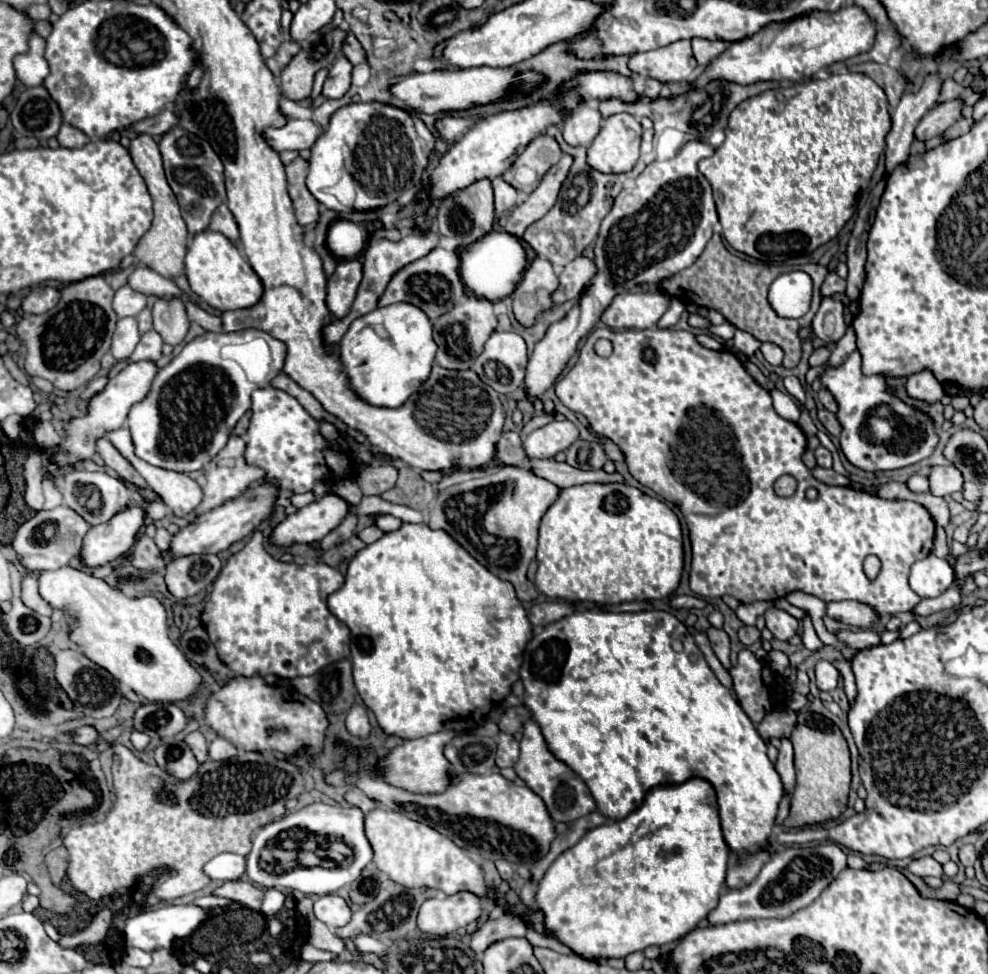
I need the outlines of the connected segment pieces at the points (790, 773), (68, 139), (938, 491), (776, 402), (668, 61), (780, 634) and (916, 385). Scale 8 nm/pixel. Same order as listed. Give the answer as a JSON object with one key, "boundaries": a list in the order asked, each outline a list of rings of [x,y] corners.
{"boundaries":[[[[787,738],[781,740],[781,748],[779,748],[779,758],[775,764],[777,774],[781,776],[785,794],[791,794],[795,788],[795,770],[793,770],[793,746]]],[[[63,124],[63,130],[59,130],[57,140],[63,148],[83,148],[89,144],[89,136],[85,136],[81,130],[73,128],[71,124]]],[[[953,464],[949,466],[931,466],[929,472],[929,492],[933,496],[949,496],[963,488],[963,476],[955,470]]],[[[773,388],[771,398],[773,398],[773,408],[779,416],[783,416],[785,420],[799,420],[799,408],[789,394],[783,394],[777,388]]],[[[677,40],[663,48],[629,56],[629,70],[633,74],[659,78],[661,82],[677,82],[683,78],[691,78],[697,70],[697,62],[691,54],[691,42]]],[[[769,608],[767,610],[767,626],[777,640],[789,640],[791,636],[795,636],[799,622],[783,610]]],[[[921,370],[911,374],[907,378],[907,392],[909,396],[925,402],[939,402],[945,396],[943,384],[933,376],[931,370]]]]}

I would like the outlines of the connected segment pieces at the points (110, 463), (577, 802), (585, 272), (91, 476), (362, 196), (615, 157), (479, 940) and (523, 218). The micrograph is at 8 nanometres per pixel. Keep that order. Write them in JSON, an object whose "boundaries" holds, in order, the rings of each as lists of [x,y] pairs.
{"boundaries":[[[[105,438],[99,440],[99,450],[97,452],[103,458],[105,466],[115,470],[125,482],[129,482],[129,484],[133,484],[137,488],[147,488],[147,482],[139,476],[139,472],[121,456],[121,452],[109,440],[105,440]]],[[[527,720],[523,724],[521,754],[519,754],[519,760],[515,762],[513,770],[545,802],[547,812],[555,824],[559,824],[559,822],[571,824],[573,820],[595,810],[595,800],[591,798],[591,792],[587,790],[585,782],[569,766],[555,760],[555,756],[547,750],[547,744],[543,742],[539,726],[535,726],[533,720]]],[[[579,256],[573,262],[569,262],[563,268],[563,272],[559,274],[559,288],[551,296],[553,304],[559,306],[563,302],[577,298],[587,288],[587,284],[591,282],[593,276],[595,276],[595,262],[593,260]]],[[[79,470],[79,472],[71,472],[65,476],[65,490],[63,490],[63,502],[65,506],[69,506],[71,510],[75,510],[89,526],[97,526],[97,524],[103,524],[103,522],[109,522],[115,514],[123,512],[125,508],[131,506],[131,496],[129,496],[129,488],[109,476],[107,472],[85,472],[85,470]]],[[[381,102],[351,104],[339,108],[331,116],[325,134],[311,148],[307,174],[309,192],[319,204],[327,206],[329,210],[343,212],[343,204],[327,190],[331,184],[329,176],[335,176],[337,170],[341,170],[355,180],[355,210],[375,210],[399,200],[409,184],[415,186],[421,180],[433,144],[437,142],[433,132],[429,132],[421,120],[417,120],[417,128],[413,116],[411,122],[413,128],[407,128],[403,124],[403,116],[397,114],[397,108]]],[[[631,114],[609,116],[587,150],[587,164],[603,174],[629,172],[639,158],[641,132]]],[[[503,914],[497,920],[487,920],[473,936],[471,936],[471,950],[473,952],[485,952],[491,944],[501,942],[505,938],[523,938],[527,928],[523,922],[519,922],[517,916],[513,914]]],[[[563,154],[563,158],[555,166],[551,166],[551,170],[541,178],[539,186],[527,196],[527,200],[519,204],[517,208],[513,208],[503,230],[521,238],[527,226],[543,218],[543,214],[547,214],[547,210],[551,210],[551,206],[555,204],[559,186],[563,184],[563,178],[567,176],[569,166],[571,166],[571,156]]]]}

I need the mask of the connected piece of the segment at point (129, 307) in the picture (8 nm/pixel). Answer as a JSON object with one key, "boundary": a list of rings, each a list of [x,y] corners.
{"boundary":[[[121,286],[113,298],[113,310],[119,318],[137,316],[145,308],[145,304],[147,304],[147,296],[133,290],[131,286]]]}

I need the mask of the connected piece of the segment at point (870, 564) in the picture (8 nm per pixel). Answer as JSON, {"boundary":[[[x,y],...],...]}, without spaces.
{"boundary":[[[868,556],[866,557],[863,564],[864,572],[866,576],[873,580],[877,577],[881,569],[881,562],[876,556]]]}

